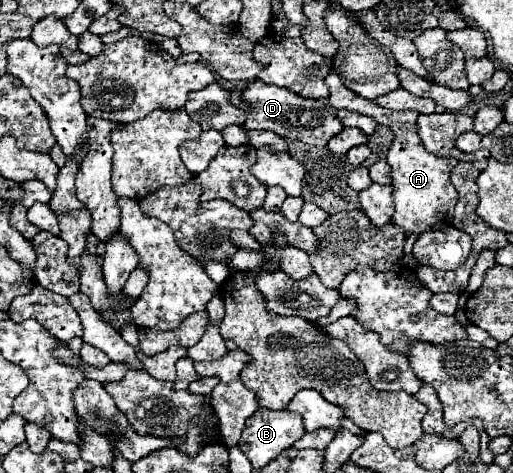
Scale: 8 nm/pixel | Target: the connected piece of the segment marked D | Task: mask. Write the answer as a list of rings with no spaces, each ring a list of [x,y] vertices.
[[[259,80],[251,82],[247,88],[243,88],[243,96],[247,96],[251,104],[251,112],[247,112],[247,130],[271,130],[279,136],[291,138],[291,140],[301,140],[305,144],[313,146],[327,146],[327,142],[337,136],[343,130],[341,120],[337,114],[331,110],[329,104],[323,100],[309,100],[291,94],[291,90],[279,88],[279,86],[269,86]]]

